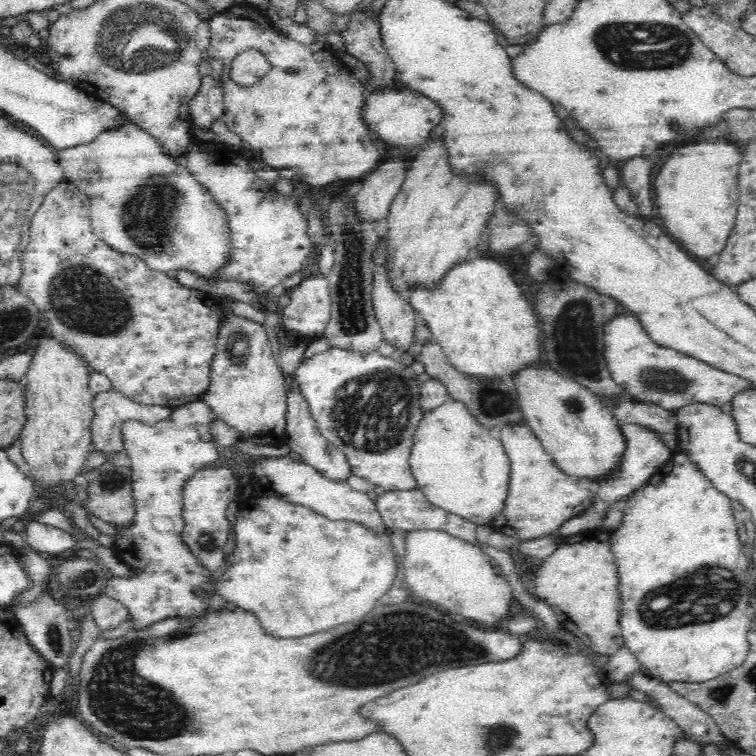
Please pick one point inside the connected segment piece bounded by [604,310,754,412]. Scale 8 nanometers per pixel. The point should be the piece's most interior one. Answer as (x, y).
(649, 373)

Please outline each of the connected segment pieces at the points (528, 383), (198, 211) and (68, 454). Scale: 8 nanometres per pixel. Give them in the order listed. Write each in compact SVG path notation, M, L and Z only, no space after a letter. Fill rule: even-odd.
M543 363L520 370L516 375L512 384L518 391L525 421L564 474L600 483L618 472L626 452L626 435L605 400Z
M129 123L122 128L105 131L90 144L60 150L57 162L64 178L89 196L91 228L104 242L108 242L108 246L142 257L152 269L175 273L182 268L218 282L215 272L227 261L229 254L228 228L222 210L212 198L208 198L208 192L199 186L192 174L178 166L176 159L168 156L150 135Z
M46 336L38 340L38 346L28 370L28 382L24 390L25 423L19 432L24 460L30 468L30 477L39 481L46 490L62 487L62 482L70 482L82 470L91 448L89 426L93 417L93 394L89 389L90 368L76 351L57 338Z

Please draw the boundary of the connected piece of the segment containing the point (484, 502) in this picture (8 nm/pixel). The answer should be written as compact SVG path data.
M449 396L442 406L438 405L434 410L425 412L414 433L409 456L410 470L417 482L417 489L424 493L428 502L441 509L476 525L489 524L494 515L503 509L510 478L510 462L501 439L498 436L492 438L492 434L477 421L465 404Z

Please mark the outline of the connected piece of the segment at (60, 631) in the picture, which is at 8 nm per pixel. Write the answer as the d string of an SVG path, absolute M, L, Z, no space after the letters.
M46 588L36 600L20 604L18 598L14 598L14 612L16 612L16 619L22 625L26 637L29 642L37 649L39 654L42 654L52 667L62 668L68 657L72 655L72 646L75 643L71 635L70 628L68 628L68 616L66 616L66 606L64 606L61 598Z

